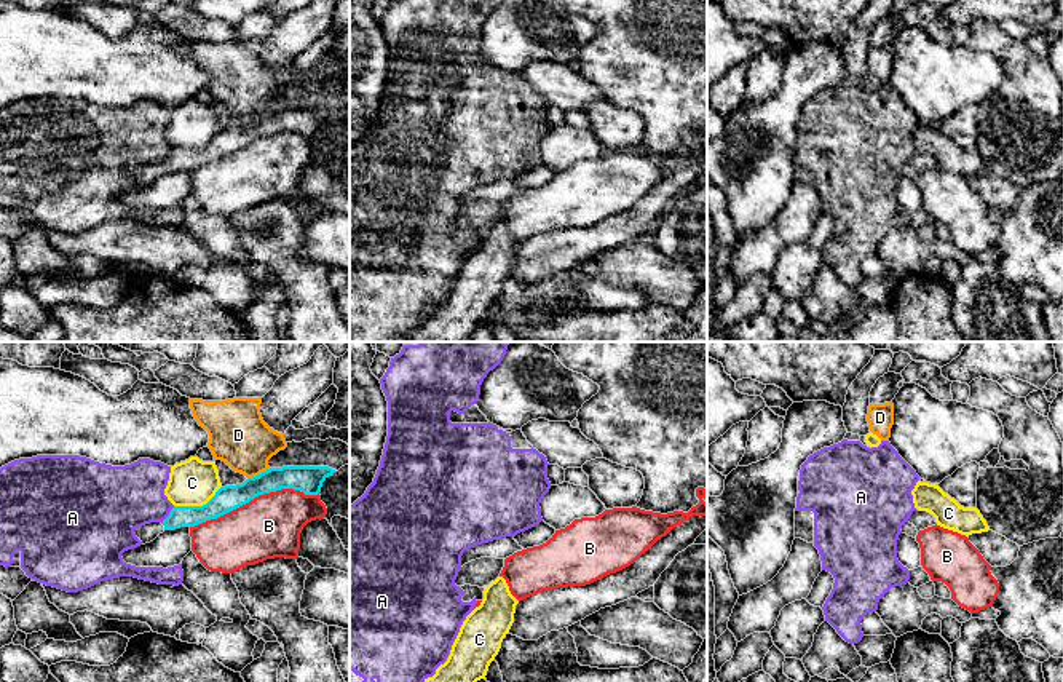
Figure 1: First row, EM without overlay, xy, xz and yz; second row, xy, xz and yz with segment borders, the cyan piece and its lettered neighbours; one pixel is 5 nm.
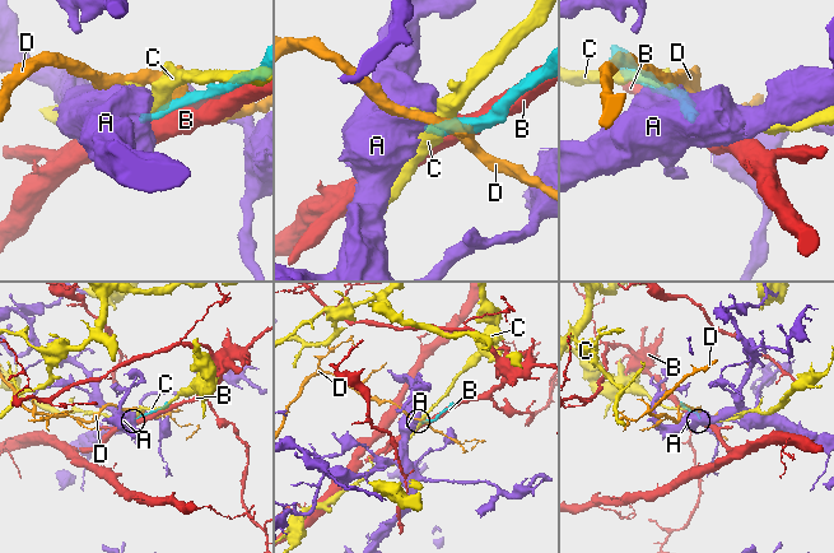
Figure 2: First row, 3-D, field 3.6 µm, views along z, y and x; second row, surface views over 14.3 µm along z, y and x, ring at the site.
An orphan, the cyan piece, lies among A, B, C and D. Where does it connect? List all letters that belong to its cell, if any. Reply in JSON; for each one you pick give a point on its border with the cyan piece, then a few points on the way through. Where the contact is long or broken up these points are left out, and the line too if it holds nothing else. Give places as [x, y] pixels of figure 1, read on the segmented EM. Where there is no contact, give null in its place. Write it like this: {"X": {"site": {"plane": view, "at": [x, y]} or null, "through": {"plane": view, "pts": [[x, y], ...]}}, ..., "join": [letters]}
{"join": []}

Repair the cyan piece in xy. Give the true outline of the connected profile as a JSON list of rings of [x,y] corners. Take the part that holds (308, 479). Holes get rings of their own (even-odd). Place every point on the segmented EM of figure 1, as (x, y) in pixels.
[[[283,466],[270,468],[259,476],[247,478],[243,484],[220,487],[203,506],[174,506],[163,522],[150,522],[134,530],[142,545],[153,541],[164,530],[195,527],[217,519],[259,495],[281,489],[300,490],[305,495],[318,495],[322,482],[335,470],[329,466]]]

